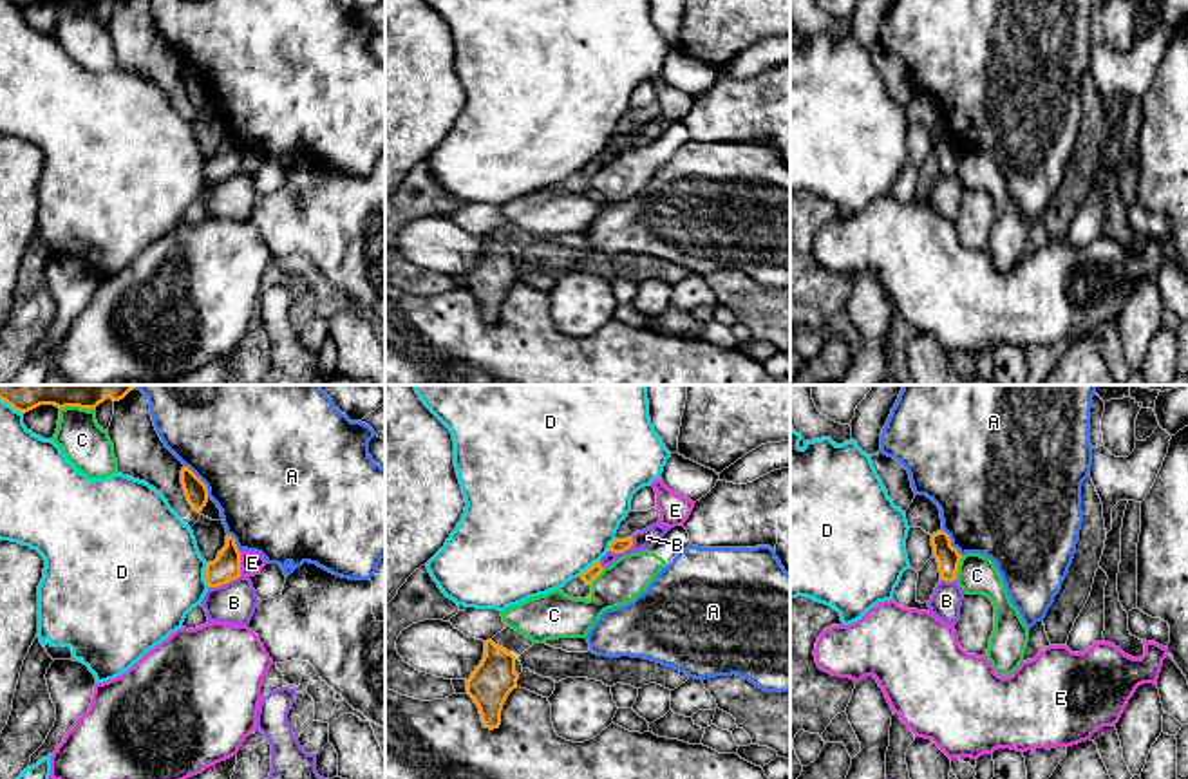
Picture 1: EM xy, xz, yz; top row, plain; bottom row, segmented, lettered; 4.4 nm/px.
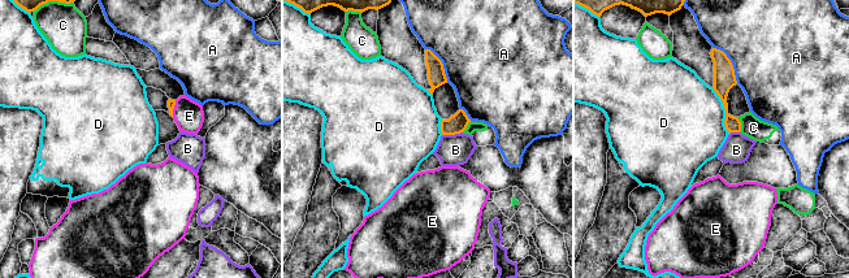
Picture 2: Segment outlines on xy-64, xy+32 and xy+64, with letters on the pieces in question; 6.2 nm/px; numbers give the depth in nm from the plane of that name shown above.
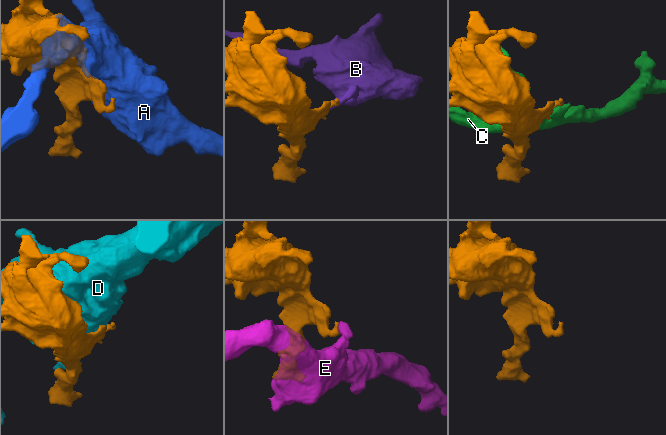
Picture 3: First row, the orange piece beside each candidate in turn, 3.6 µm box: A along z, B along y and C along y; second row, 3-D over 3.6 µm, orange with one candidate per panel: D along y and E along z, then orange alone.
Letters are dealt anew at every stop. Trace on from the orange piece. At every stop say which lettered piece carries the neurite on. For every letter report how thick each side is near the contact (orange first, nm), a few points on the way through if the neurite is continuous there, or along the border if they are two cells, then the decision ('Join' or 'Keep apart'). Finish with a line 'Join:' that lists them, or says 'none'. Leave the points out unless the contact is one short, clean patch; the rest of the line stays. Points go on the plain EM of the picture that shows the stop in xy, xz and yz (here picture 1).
A: Thickness 100 nm (orange) against 480 nm. Keep apart
B: Thickness 60 nm (orange) against 90 nm. Boundary: xz (633, 132), (633, 138), (622, 147), (608, 147). Keep apart
C: Thickness 110 nm (orange) against 180 nm. Keep apart
D: Thickness 120 nm (orange) against 480 nm. Keep apart
E: Thickness 120 nm (orange) against 110 nm. Boundary: xy (239, 147), (241, 168). Keep apart
Join: none

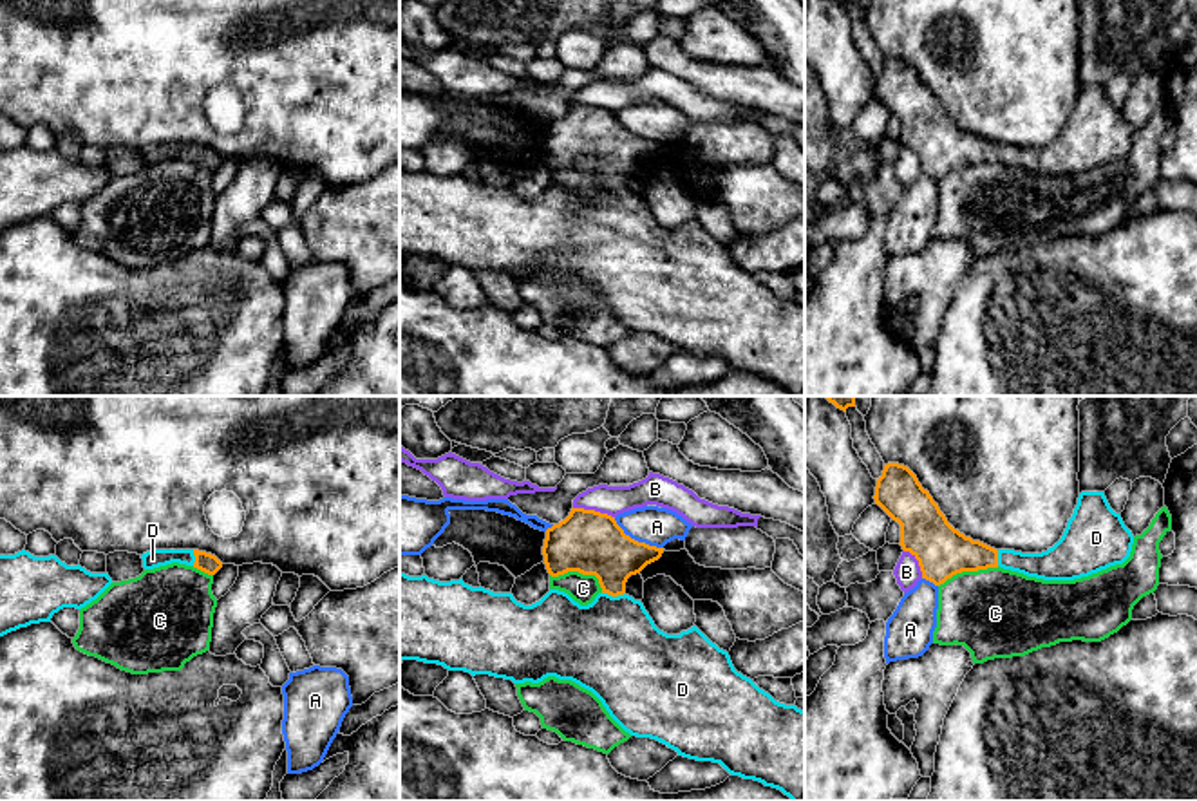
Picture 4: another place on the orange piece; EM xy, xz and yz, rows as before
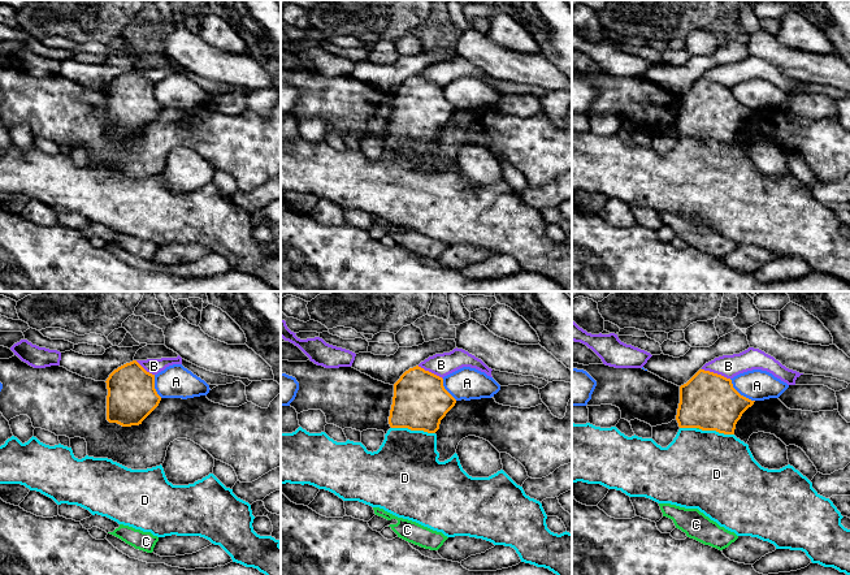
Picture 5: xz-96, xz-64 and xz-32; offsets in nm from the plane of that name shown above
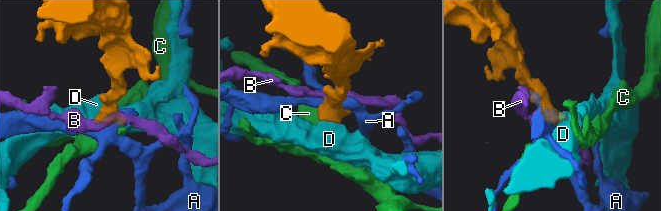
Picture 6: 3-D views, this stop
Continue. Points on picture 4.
A: Thickness 280 nm (orange) against 170 nm. Keep apart
B: Thickness 280 nm (orange) against 130 nm. Boundary: xz (574, 102), (606, 107), (613, 113). Keep apart
C: Thickness 280 nm (orange) against 130 nm. Boundary: xz (550, 169), (592, 169), (603, 187). Keep apart
D: Thickness 280 nm (orange) against 420 nm. Path across: xz (593, 138), (613, 158), (613, 190), (612, 241). Join
Join: D

